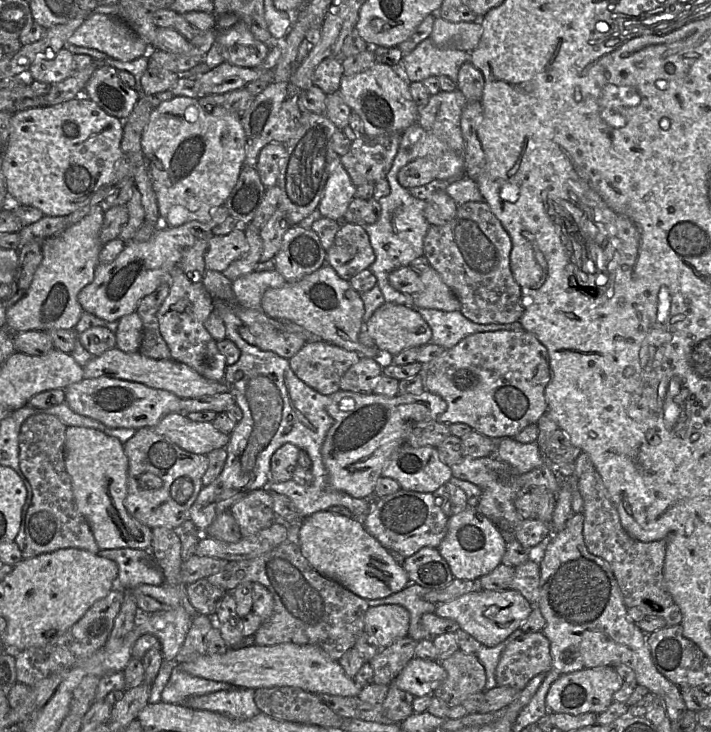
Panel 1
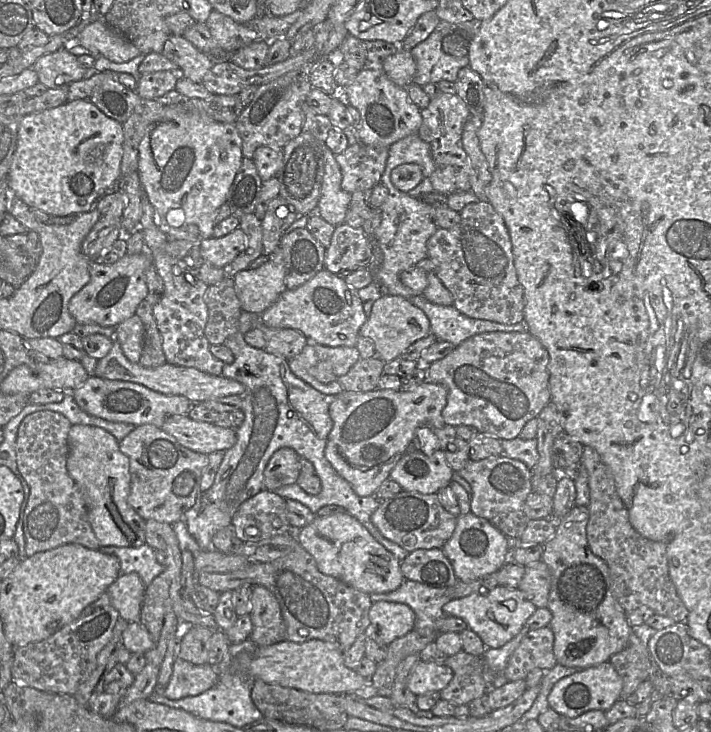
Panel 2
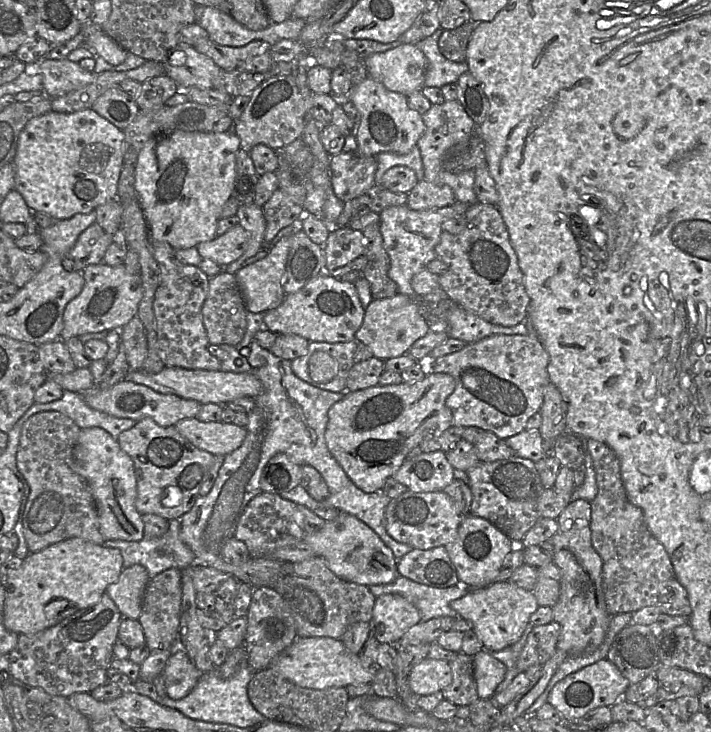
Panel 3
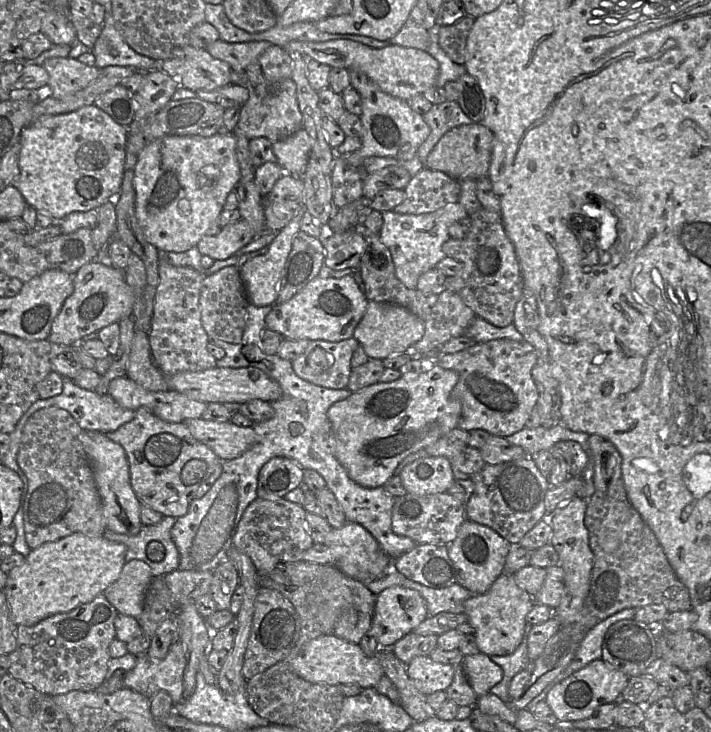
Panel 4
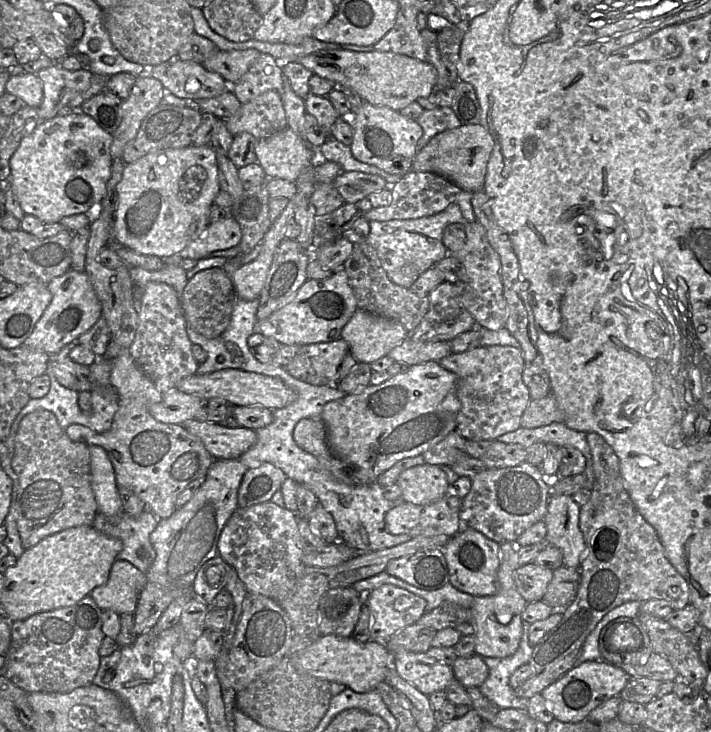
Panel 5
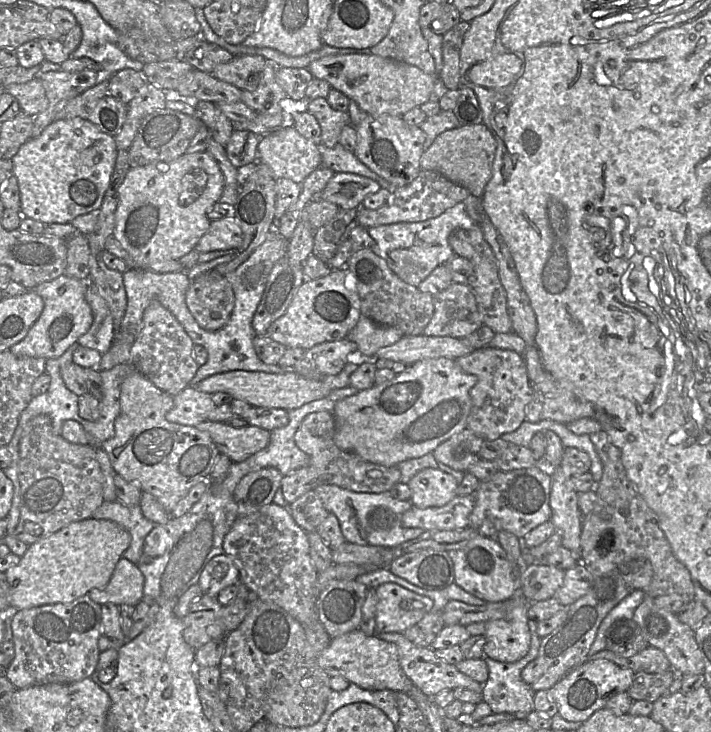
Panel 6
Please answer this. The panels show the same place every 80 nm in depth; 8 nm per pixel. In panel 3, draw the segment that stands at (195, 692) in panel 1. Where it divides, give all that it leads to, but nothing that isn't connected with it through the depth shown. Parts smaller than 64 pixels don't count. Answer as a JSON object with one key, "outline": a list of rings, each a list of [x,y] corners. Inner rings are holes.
{"outline":[[[177,644],[161,673],[165,680],[167,696],[173,700],[186,697],[203,674]]]}

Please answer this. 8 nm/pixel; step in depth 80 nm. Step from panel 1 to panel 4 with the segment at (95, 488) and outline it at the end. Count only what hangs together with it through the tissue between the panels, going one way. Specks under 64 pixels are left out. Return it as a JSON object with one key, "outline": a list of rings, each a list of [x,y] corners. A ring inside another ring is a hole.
{"outline":[[[88,431],[85,450],[92,465],[94,478],[103,506],[107,529],[119,534],[134,536],[142,527],[139,502],[130,481],[130,469],[123,447],[110,440],[105,433]]]}

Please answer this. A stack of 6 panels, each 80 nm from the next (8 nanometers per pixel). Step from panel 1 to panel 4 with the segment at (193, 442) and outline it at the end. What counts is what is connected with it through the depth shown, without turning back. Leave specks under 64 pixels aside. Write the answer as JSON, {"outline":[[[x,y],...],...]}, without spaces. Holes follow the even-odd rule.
{"outline":[[[193,418],[181,423],[187,425],[193,437],[211,448],[221,461],[241,456],[256,441],[253,427],[240,427],[229,421]]]}

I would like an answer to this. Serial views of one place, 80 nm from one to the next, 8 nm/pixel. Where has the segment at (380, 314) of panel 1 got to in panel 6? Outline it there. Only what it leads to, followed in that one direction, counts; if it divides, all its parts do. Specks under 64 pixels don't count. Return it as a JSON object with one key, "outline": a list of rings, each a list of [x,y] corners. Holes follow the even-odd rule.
{"outline":[[[361,315],[346,338],[357,344],[361,358],[372,359],[380,348],[394,344],[403,336],[400,330],[378,325],[368,317]]]}

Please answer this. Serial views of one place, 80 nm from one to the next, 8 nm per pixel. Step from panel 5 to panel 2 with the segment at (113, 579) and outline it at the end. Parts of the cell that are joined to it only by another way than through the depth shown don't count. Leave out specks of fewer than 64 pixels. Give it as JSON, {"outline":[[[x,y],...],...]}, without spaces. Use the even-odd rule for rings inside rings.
{"outline":[[[135,573],[120,575],[107,589],[111,602],[120,618],[128,623],[138,621],[146,586]]]}

